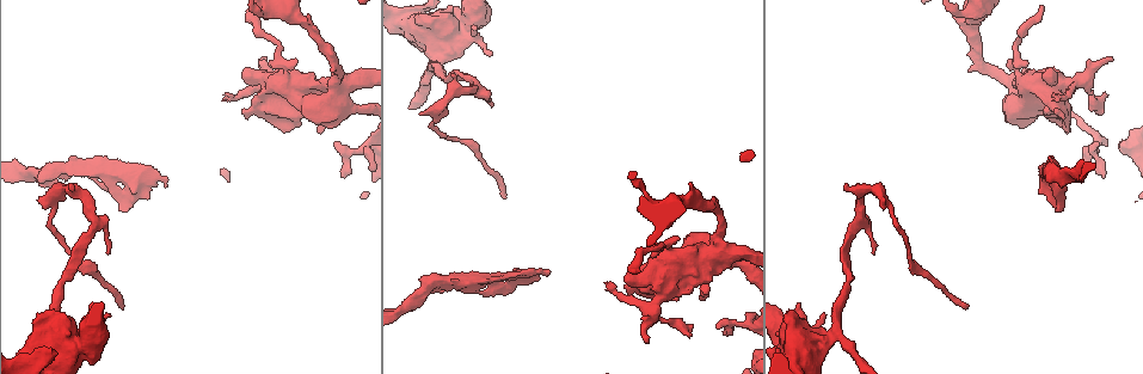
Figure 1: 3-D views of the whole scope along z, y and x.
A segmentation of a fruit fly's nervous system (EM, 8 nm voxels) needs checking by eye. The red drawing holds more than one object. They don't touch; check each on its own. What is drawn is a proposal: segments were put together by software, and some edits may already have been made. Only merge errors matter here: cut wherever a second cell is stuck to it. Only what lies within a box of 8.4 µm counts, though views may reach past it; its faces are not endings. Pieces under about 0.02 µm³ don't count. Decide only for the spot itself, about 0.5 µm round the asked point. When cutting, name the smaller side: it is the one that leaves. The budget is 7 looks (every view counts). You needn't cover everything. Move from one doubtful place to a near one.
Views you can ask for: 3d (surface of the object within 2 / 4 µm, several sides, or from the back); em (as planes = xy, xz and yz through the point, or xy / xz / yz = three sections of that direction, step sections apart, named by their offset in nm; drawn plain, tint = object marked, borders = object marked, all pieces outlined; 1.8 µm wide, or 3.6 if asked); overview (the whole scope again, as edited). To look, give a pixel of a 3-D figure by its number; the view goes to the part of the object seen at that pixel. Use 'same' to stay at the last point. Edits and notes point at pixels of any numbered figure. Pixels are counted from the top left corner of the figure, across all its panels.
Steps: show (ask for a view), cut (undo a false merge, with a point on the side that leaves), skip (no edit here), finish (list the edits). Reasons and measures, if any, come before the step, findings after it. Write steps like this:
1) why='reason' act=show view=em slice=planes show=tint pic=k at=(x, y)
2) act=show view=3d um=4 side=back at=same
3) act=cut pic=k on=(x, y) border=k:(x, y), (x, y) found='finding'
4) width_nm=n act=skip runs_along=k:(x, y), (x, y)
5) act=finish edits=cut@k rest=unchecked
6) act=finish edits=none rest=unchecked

why='arms run side by side' act=show view=em slice=planes show=borders pic=1 at=(104, 171)

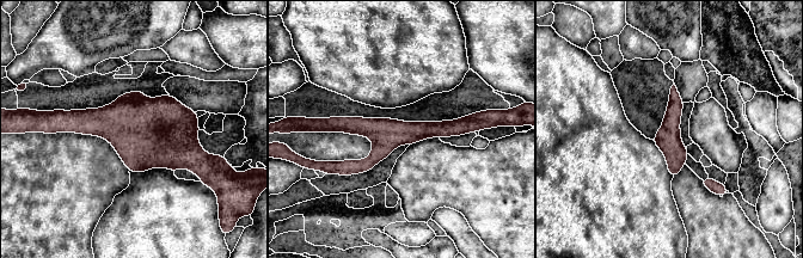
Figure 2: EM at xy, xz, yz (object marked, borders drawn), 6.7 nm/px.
act=skip runs_along=2:(330, 128), (473, 128) found='continuous, no second cell'

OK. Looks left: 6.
why='abrupt turn' act=show view=em slice=yz step=4 show=tint pic=1 at=(437, 54)

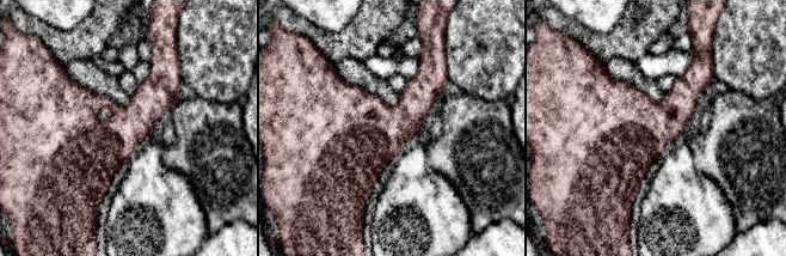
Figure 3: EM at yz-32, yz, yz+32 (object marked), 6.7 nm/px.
width_nm=320 act=skip found='continuous, no second cell'

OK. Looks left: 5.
why='four-way junction' act=show view=3d um=4 pic=1 at=(330, 94)

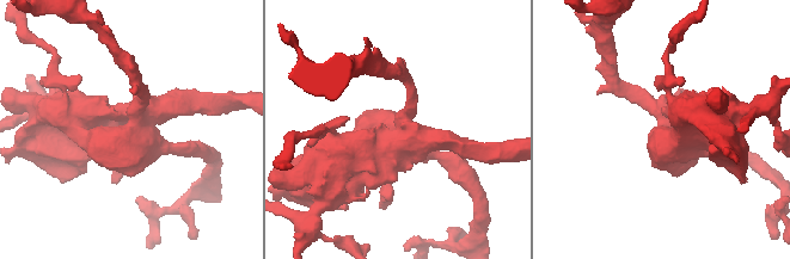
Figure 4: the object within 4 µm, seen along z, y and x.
why='shape alone is not enough' act=show view=em um=3.6 slice=planes show=borders pic=4 at=(403, 131)

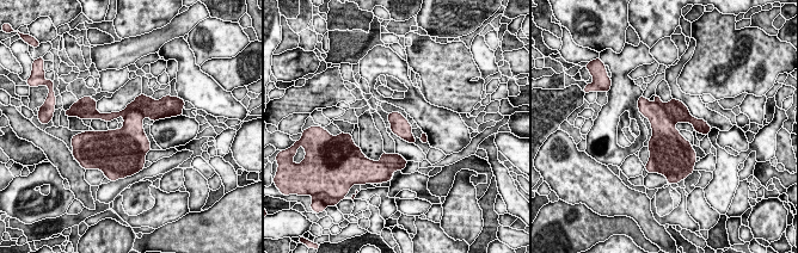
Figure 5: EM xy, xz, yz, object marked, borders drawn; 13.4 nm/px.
act=skip found='continuous, no second cell'

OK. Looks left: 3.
act=finish edits=none rest=unchecked

